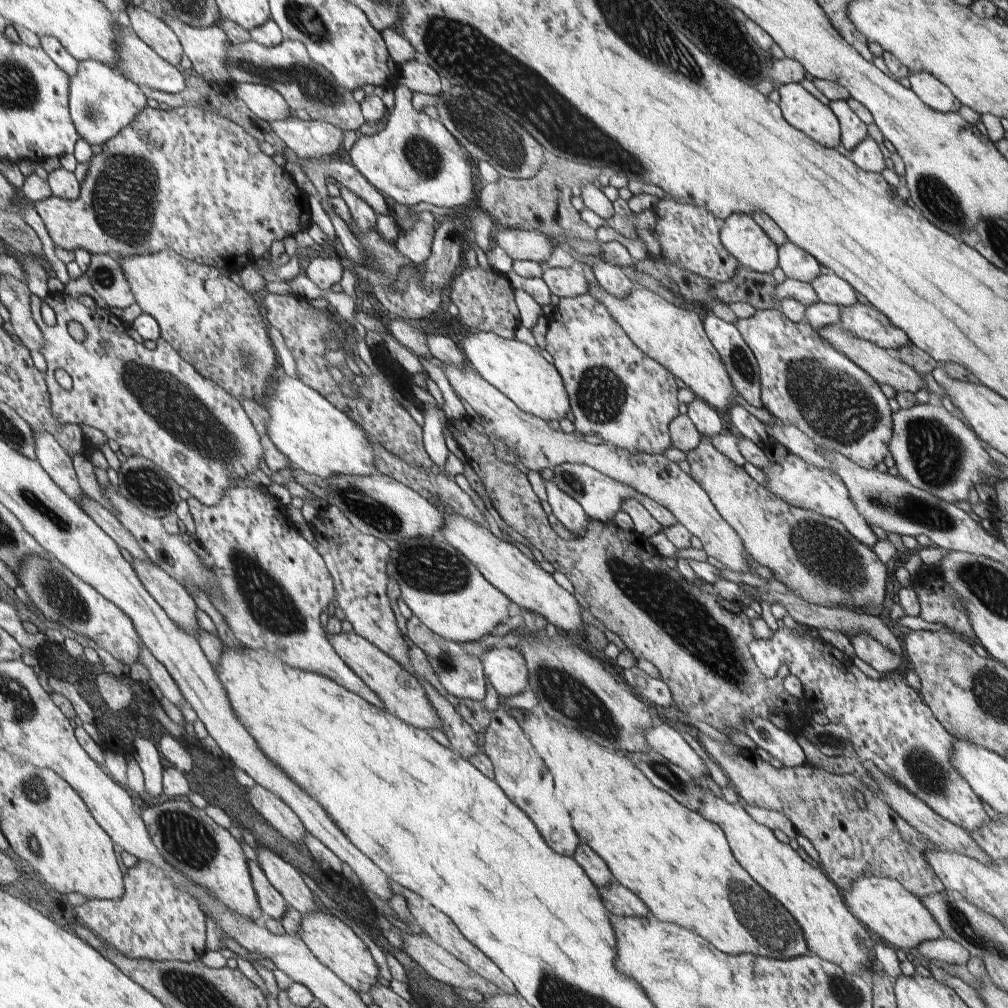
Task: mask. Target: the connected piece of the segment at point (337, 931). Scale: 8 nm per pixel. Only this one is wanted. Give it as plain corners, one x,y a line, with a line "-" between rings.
322,909
311,912
309,915
302,915
296,935
304,941
304,944
322,964
337,973
347,985
350,985
350,988
360,992
369,992
373,987
376,976
379,975
378,966
372,960
366,944
340,918
332,913
323,912

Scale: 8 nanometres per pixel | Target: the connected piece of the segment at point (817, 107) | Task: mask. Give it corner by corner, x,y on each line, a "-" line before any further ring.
800,83
782,85
779,93
780,104
790,126
823,147
838,148
841,142
841,126
828,105
815,98

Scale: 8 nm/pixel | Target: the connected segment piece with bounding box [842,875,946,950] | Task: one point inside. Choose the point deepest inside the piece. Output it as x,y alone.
882,904

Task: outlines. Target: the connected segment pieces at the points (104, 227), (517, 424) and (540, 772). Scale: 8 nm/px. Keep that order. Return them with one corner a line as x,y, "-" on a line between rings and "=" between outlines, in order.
146,106
136,116
128,127
122,130
112,139
102,145
102,152
95,154
87,164
91,168
91,173
87,175
83,182
82,196
76,200
61,199
60,197
50,197
33,204
36,212
43,218
50,238
56,247
64,250
78,251
79,249
89,252
91,255
116,255
129,257
132,255
151,255
172,249
174,252
185,257
190,262
206,264
206,266
219,268
221,271
228,270
231,274
239,272
246,263
255,264
266,252
270,250
274,240
284,240
286,232
294,234
300,230
304,222
303,230
308,229
310,224
310,212
308,212
308,200
304,196
304,191
294,184
292,175
287,170
282,170
270,156
264,154
258,146
257,140
234,121
229,121
225,117
212,114
200,107
178,107
173,110
153,109
=
448,363
444,364
443,371
449,383
462,396
461,399
466,400
478,414
480,424
490,437
490,442
494,444
500,460
536,472
544,468
553,469
562,463
576,463
595,468
598,472
631,486
635,491
669,509
678,523
702,541
707,556
716,558
726,568
738,574
749,571
758,575
750,570
748,562
752,562
752,558
745,551
745,545
742,544
742,539
733,529
733,525
718,512
709,493
692,476
680,469
678,462
670,460
664,454
632,454
612,443
597,442
591,438
580,440
574,433
567,434
562,430
554,430
545,420
518,408
513,400
500,392
499,388
494,388
494,385
486,382
481,373
470,364
466,363
462,369
=
497,708
491,712
489,727
481,738
485,742
483,750
495,770
496,784
530,817
550,849
562,856
572,857
580,840
572,826
571,816
562,802
554,796
552,773
522,731
520,724
506,710

